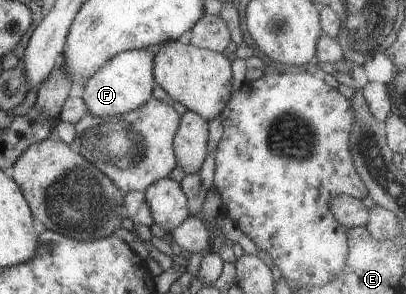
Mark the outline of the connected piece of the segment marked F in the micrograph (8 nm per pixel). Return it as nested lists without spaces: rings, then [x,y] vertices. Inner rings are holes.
[[[160,45],[154,46],[152,51],[146,49],[123,51],[101,65],[100,69],[84,83],[82,99],[88,107],[88,112],[98,119],[107,119],[126,115],[146,105],[152,99],[152,91],[157,84],[154,77],[154,56],[157,49],[160,49]]]

